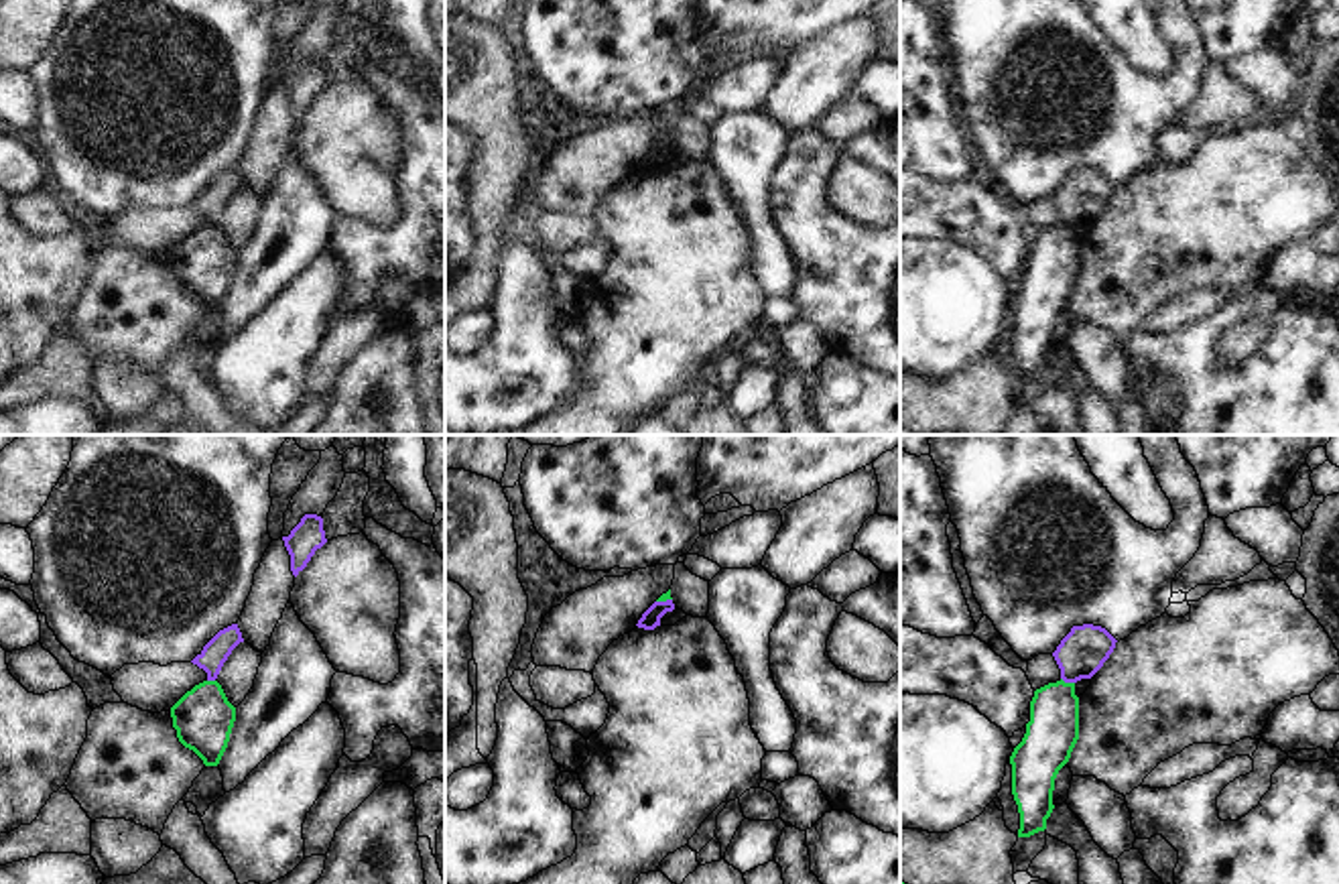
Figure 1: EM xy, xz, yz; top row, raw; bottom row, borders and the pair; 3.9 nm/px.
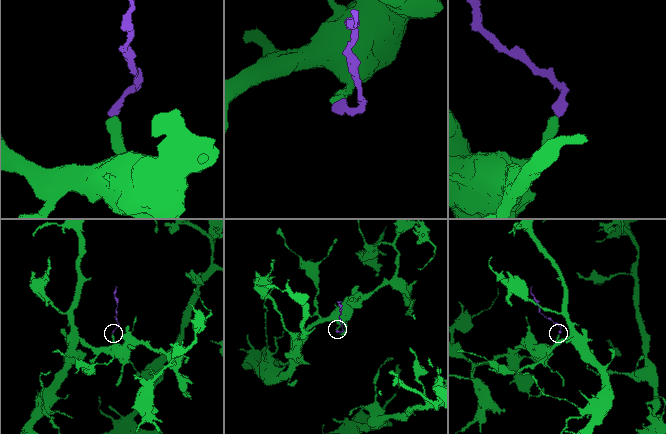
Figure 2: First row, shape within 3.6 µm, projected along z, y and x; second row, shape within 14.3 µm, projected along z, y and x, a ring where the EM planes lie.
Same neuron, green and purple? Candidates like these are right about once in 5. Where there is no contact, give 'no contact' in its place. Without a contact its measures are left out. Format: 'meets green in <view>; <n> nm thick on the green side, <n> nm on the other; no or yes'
meets green in yz; 200 nm thick on the green side, 190 nm on the other; no

